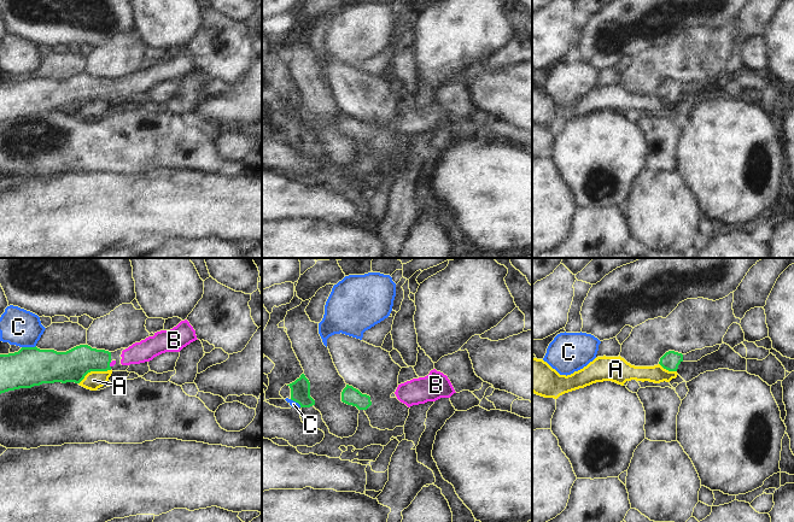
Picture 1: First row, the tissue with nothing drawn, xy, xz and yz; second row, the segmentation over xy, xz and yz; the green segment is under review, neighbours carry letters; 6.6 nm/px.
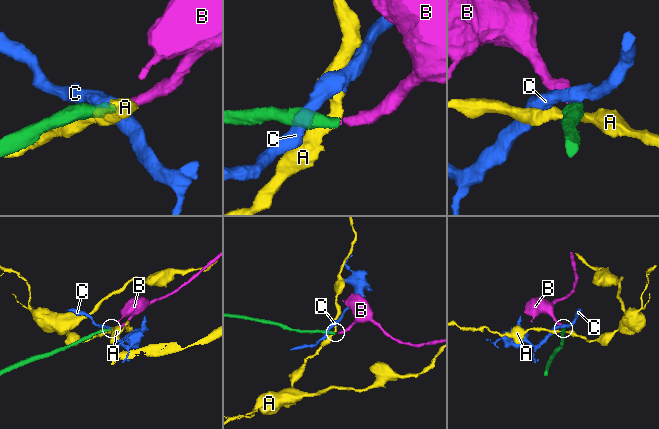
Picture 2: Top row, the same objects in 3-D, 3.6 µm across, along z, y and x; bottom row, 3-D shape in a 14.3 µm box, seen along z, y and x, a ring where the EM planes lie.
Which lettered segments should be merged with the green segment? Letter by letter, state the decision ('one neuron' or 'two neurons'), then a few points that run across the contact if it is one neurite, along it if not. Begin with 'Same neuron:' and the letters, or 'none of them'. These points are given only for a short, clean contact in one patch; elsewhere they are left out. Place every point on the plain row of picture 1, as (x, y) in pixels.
Same neuron: B
A: two neurons; line xy (110, 99), (91, 100), (79, 113)
B: one neuron; line xy (73, 95), (109, 94), (112, 93)
C: two neurons

